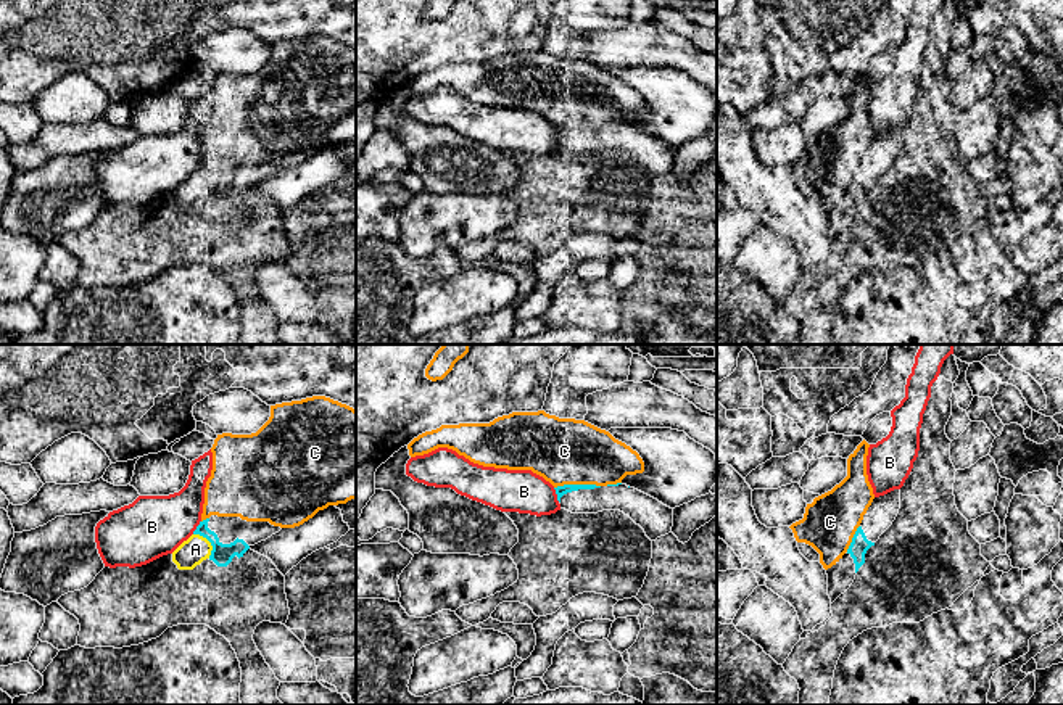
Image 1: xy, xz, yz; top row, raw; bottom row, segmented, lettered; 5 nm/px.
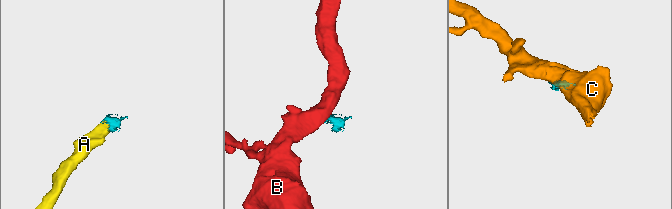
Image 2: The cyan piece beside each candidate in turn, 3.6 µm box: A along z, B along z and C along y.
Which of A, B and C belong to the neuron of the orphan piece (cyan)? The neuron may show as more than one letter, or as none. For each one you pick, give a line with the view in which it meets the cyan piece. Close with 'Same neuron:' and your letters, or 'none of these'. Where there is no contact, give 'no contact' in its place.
A: meets cyan in xy
Same neuron: A

